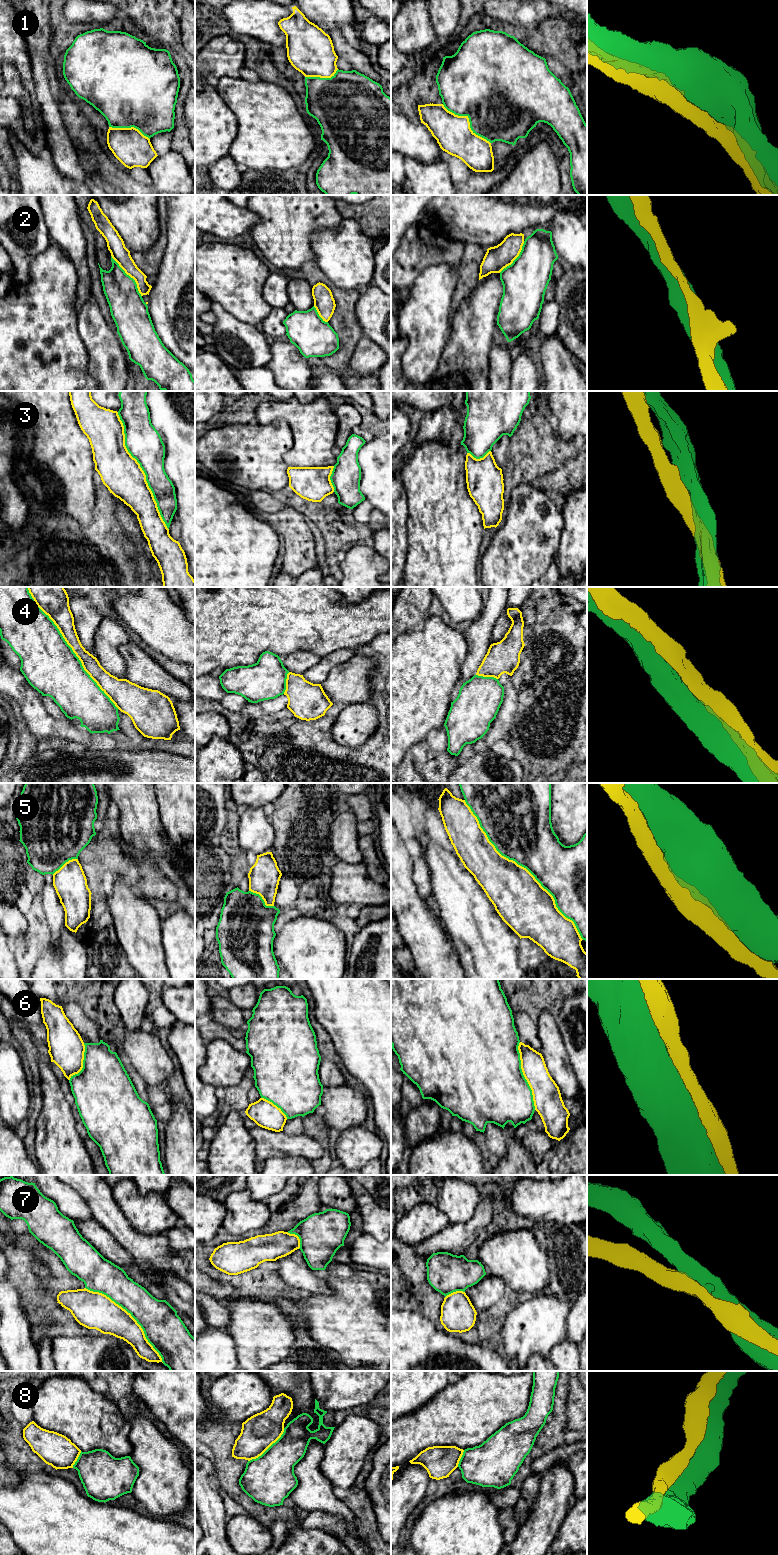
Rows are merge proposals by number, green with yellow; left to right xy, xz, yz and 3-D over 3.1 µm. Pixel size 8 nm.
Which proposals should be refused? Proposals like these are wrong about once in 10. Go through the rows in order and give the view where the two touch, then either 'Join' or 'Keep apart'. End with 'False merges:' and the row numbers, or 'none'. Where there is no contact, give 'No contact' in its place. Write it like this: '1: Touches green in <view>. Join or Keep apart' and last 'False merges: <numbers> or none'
1: Touches green in yz. Join
2: Touches green in xy. Join
3: Touches green in xy. Keep apart
4: Touches green in xy. Join
5: Touches green in yz. Join
6: Touches green in yz. Join
7: Touches green in xy. Join
8: Touches green in xz. Join
False merges: 3

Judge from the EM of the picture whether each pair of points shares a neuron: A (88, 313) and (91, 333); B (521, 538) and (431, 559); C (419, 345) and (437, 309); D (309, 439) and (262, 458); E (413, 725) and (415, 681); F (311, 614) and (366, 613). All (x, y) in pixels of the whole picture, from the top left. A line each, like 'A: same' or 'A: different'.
A: same
B: different
C: same
D: different
E: same
F: same

